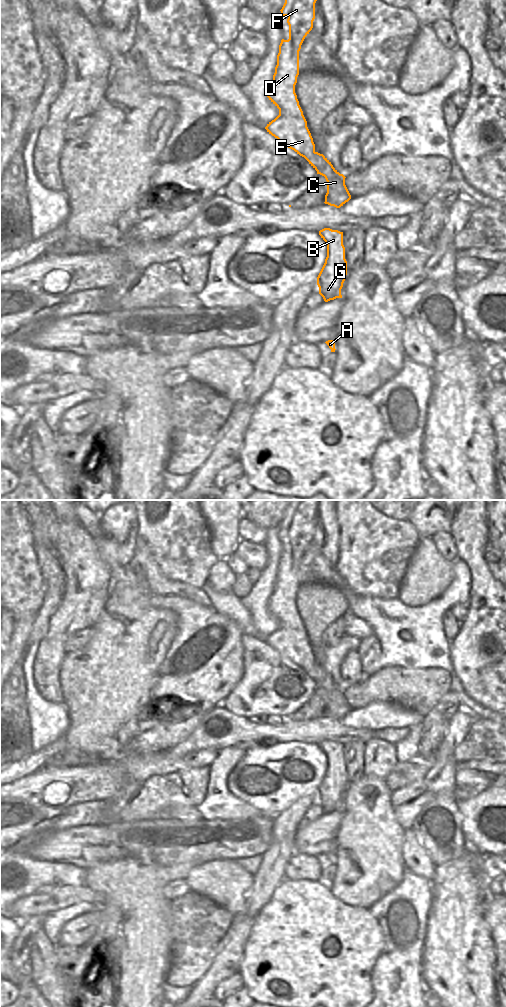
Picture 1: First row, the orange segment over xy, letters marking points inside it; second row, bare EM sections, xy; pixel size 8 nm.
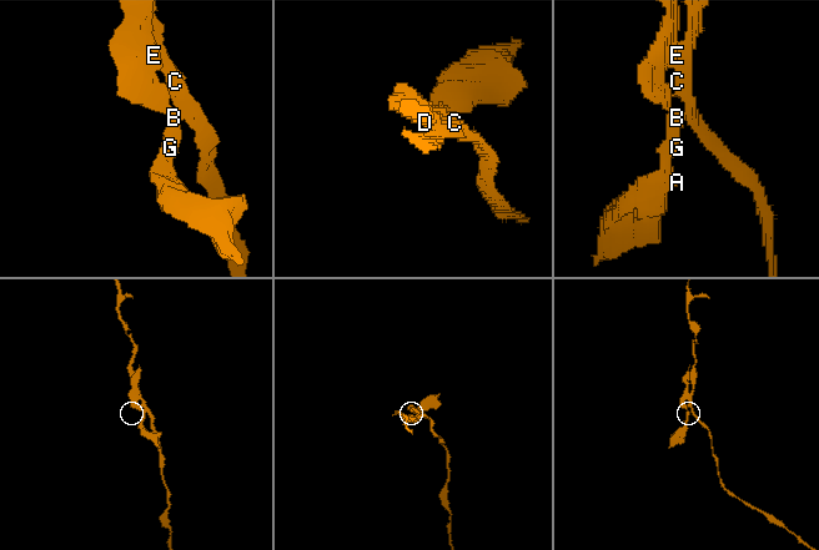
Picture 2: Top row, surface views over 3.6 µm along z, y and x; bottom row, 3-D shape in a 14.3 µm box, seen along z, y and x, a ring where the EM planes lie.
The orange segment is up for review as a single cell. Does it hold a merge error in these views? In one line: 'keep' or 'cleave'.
cleave

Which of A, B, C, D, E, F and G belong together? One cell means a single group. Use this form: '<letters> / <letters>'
A B D E F G / C

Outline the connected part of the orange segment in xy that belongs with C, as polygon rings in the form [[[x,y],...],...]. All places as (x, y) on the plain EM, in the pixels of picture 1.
[[[314,664],[310,670],[306,670],[309,676],[327,693],[327,705],[325,716],[340,720],[351,711],[351,707],[345,697],[345,688],[340,686],[331,674],[318,664]]]

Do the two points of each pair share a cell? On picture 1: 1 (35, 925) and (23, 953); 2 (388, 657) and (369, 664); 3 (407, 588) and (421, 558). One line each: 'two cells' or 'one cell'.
1: one cell
2: two cells
3: one cell

